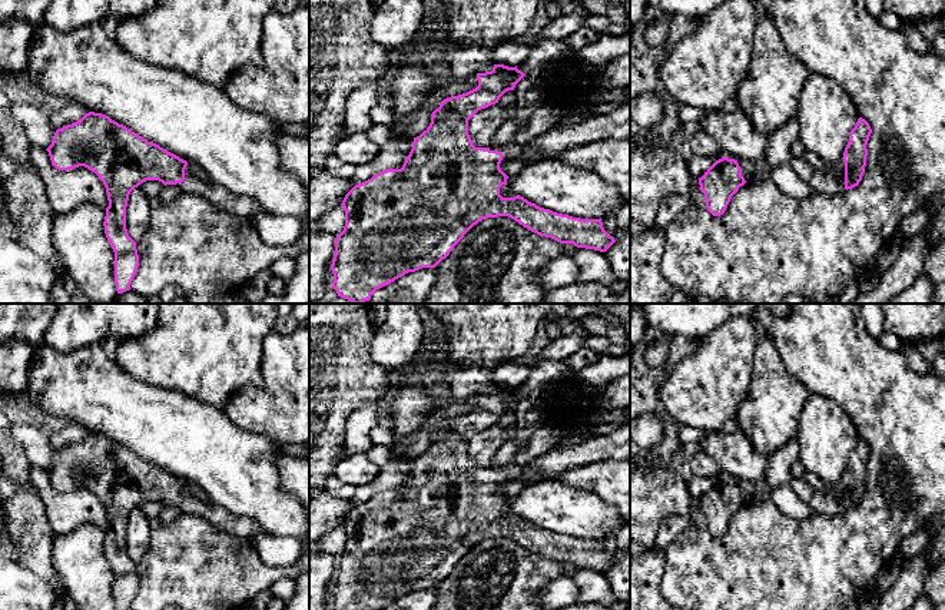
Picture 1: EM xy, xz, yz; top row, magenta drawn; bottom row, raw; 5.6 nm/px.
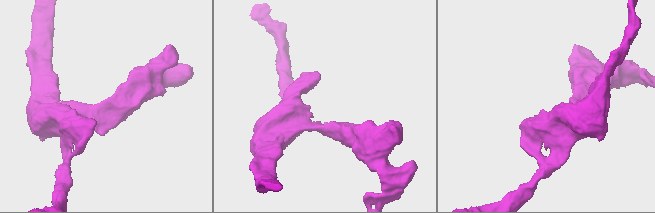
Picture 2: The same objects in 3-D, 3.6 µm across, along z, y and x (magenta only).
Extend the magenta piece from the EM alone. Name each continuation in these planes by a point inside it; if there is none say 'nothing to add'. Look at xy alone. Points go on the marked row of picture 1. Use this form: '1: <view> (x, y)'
1: xy (222, 198)

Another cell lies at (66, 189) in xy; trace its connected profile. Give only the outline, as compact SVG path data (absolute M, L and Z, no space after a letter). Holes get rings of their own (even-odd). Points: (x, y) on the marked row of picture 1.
M32 145L29 153L54 213L70 212L82 205L109 206L106 188L94 172L84 166L59 170L52 165L49 152L39 146Z

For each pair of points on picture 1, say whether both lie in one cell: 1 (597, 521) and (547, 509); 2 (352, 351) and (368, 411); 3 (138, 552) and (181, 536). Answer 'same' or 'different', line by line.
1: same
2: different
3: different

